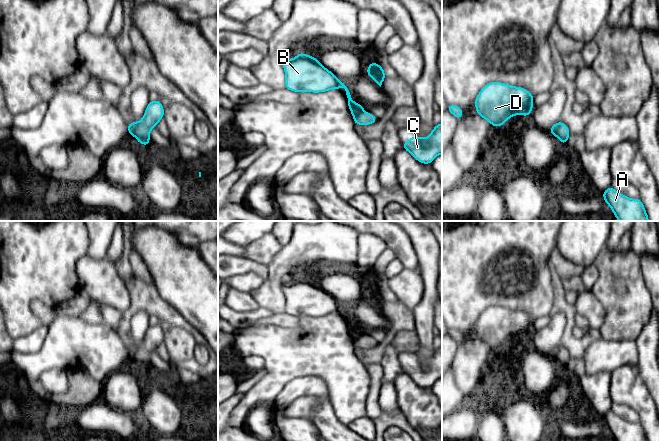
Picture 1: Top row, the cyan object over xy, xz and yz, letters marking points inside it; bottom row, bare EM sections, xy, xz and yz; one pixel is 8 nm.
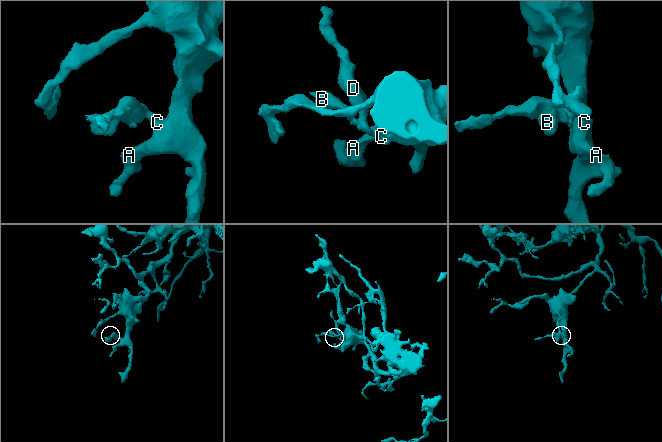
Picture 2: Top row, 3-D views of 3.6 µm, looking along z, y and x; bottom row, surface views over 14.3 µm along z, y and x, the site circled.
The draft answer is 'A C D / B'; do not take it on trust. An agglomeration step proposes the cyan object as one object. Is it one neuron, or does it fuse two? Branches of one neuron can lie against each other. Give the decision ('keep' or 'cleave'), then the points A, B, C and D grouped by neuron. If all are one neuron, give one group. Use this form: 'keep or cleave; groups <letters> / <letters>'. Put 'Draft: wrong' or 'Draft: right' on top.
Draft: right
cleave; groups A C D / B

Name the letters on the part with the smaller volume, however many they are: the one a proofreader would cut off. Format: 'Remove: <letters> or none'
Remove: B

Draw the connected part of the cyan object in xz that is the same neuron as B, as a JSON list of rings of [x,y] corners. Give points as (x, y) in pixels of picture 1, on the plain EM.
[[[299,276],[291,284],[283,282],[282,290],[285,294],[286,313],[293,316],[319,317],[344,312],[348,322],[348,330],[353,340],[365,337],[364,331],[352,324],[344,307],[323,291],[317,282]]]

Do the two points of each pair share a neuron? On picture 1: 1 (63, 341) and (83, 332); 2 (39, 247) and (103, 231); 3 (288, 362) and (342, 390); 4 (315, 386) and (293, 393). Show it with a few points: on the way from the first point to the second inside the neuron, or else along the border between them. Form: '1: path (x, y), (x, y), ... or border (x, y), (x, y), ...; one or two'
1: path (68, 341), (74, 341), (78, 337); one
2: border (88, 231), (89, 247), (85, 255); two
3: path (302, 362), (315, 362), (329, 376); one
4: path (310, 386), (298, 388); one

